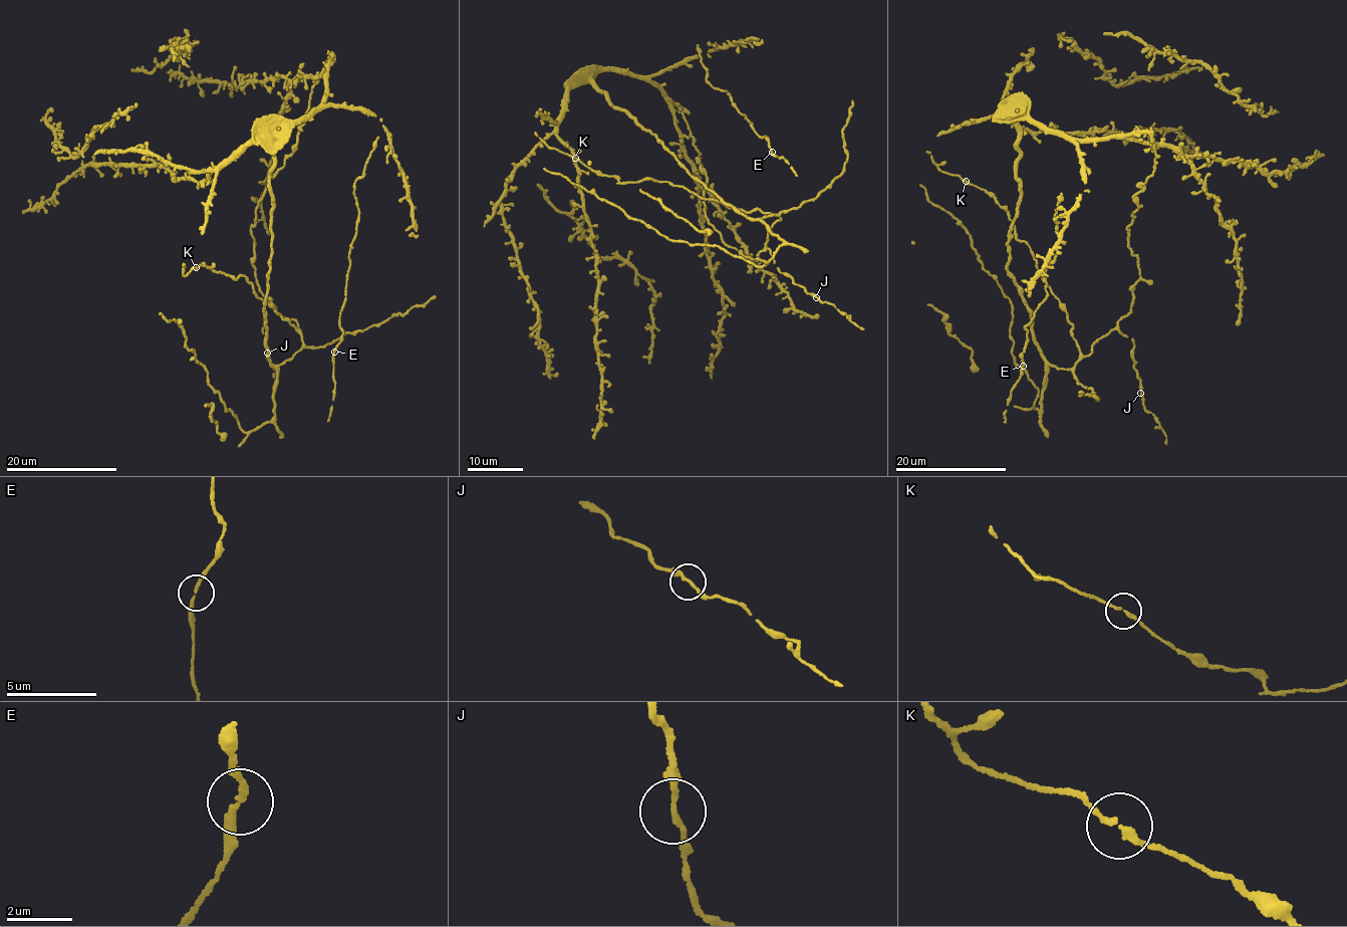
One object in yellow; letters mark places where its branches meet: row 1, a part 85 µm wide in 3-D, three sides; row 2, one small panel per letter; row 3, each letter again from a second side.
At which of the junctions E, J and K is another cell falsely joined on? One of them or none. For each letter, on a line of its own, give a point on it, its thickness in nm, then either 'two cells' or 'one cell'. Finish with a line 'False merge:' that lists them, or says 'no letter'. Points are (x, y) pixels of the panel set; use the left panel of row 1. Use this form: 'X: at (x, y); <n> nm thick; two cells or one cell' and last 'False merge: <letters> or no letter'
E: at (334, 352); 150 nm thick; one cell
J: at (267, 353); 150 nm thick; one cell
K: at (196, 267); 160 nm thick; one cell
False merge: no letter

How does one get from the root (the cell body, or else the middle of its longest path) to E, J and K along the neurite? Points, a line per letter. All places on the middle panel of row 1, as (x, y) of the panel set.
E: (598, 89), (597, 72), (644, 76), (714, 44), (700, 52), (706, 79), (771, 152)
J: (598, 89), (745, 216), (758, 219), (783, 211), (766, 246), (780, 272), (816, 297)
K: (598, 89), (745, 216), (758, 219), (783, 211), (744, 212), (668, 182), (621, 182), (575, 158)

